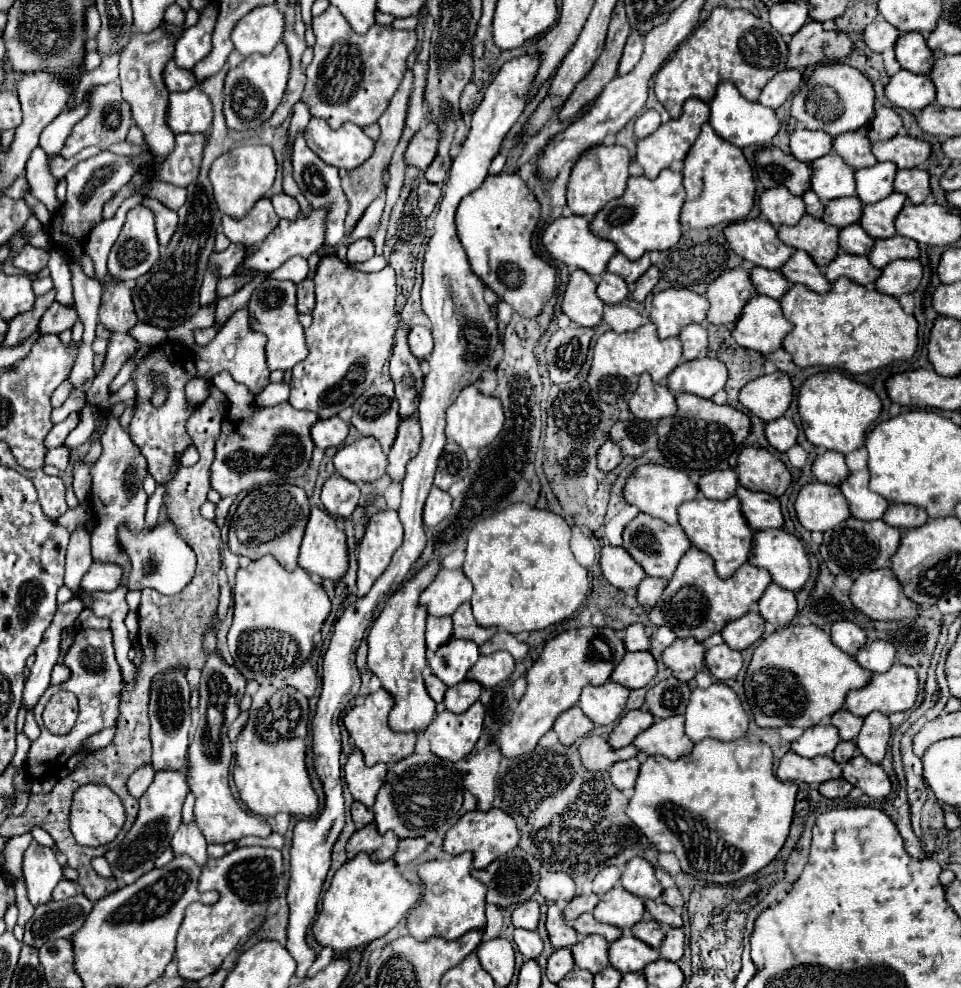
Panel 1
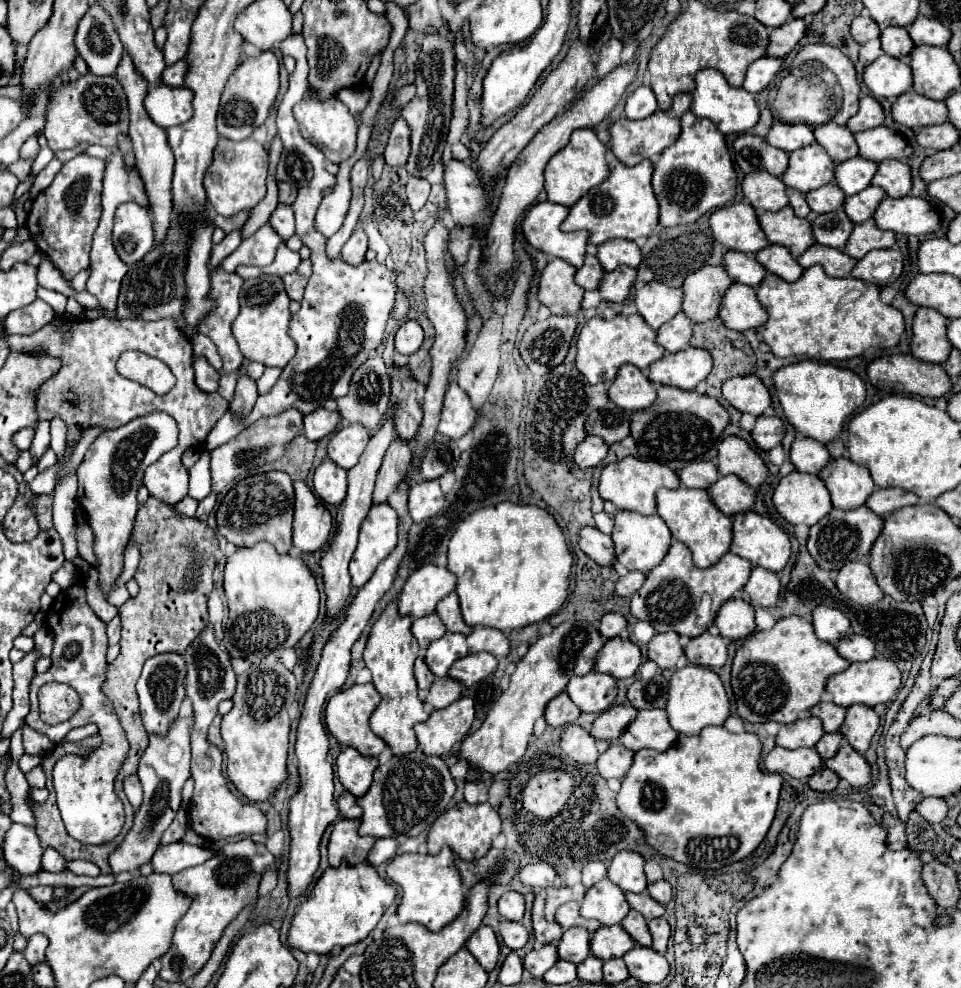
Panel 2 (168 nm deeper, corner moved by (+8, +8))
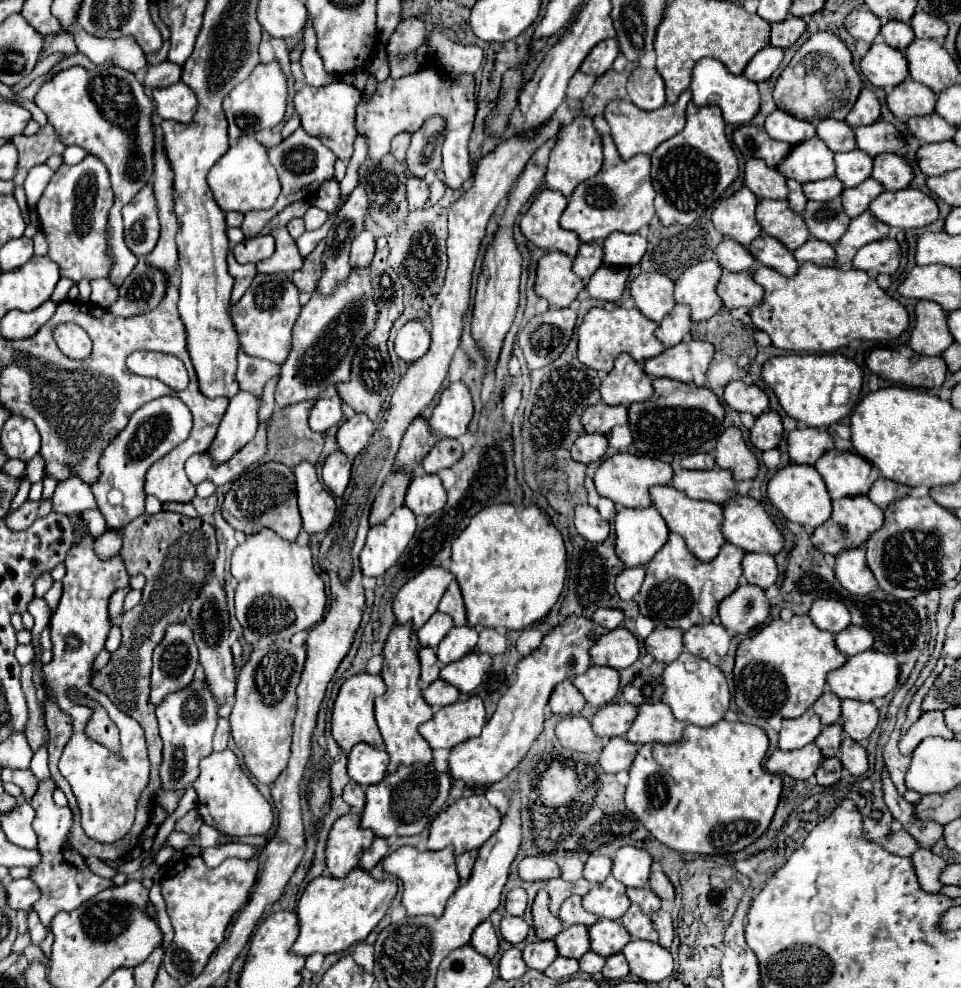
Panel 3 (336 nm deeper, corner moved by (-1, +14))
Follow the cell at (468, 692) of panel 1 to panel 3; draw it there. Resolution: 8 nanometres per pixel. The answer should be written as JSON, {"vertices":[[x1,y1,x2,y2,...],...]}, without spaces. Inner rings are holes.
{"vertices":[[443,678,435,680,433,684,429,684,423,690,423,698,427,700,429,706,449,706,453,702,457,702,461,696,461,692,455,686,449,686]]}

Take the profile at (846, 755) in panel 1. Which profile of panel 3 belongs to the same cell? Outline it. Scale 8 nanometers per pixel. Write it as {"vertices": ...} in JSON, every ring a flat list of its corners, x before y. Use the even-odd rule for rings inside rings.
{"vertices":[[831,724,831,726,823,728,823,732,815,740,815,744,821,748,821,752,823,752,825,758,837,756,839,754,839,748,841,748,841,742,843,742,841,724]]}

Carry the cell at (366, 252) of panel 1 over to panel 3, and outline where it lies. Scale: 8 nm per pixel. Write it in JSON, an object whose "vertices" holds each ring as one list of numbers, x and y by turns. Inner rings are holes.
{"vertices":[[363,230,359,236,355,236,351,244,351,266,365,268,371,264,375,254,375,238,369,230]]}

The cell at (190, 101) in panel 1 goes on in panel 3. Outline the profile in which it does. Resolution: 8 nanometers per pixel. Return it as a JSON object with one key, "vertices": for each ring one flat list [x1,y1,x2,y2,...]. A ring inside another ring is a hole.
{"vertices":[[177,82,169,88,155,88,153,90,153,102,157,106,157,114,165,120,177,120,177,122,191,122,197,110,197,96,189,86,183,82]]}

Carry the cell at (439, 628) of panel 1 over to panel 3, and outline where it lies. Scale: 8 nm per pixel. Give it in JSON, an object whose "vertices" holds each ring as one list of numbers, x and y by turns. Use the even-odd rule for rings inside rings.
{"vertices":[[435,612,429,622,417,630,417,638,419,638,419,644,425,648,437,648,437,644,443,640,443,636,453,628,453,620,449,618,449,614,443,614,443,612]]}

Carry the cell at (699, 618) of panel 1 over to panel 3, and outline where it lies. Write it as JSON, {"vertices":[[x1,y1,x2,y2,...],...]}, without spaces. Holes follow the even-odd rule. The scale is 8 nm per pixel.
{"vertices":[[669,534,667,544,661,548,661,552,649,562,647,566,647,576,639,592,639,610,643,616,651,618,657,628,681,628,683,632,689,630,693,624,707,624,711,618,703,618,697,610,699,596,705,588,705,584,711,584,711,594,715,602,719,604,723,598,735,592,739,586,739,578,743,574,741,570,741,558,745,552,733,544,725,544,719,552,719,556,711,562,701,562,695,558,689,548,685,546,685,540,677,534]]}

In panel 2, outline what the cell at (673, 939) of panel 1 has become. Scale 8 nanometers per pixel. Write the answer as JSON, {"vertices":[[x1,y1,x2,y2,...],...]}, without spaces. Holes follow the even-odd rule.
{"vertices":[[654,918,654,920,648,920,648,928,650,928,650,934,652,934,652,948,660,954,666,952,666,944,668,944,668,938,670,938,670,926,666,922,666,918]]}

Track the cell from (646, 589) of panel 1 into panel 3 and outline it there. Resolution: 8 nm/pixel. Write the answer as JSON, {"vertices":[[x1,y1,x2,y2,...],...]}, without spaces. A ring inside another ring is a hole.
{"vertices":[[637,566,637,568,625,568,617,582,615,582,615,588,617,588,617,594,621,600,631,600,639,588,641,588,641,582,645,578,645,568,643,566]]}

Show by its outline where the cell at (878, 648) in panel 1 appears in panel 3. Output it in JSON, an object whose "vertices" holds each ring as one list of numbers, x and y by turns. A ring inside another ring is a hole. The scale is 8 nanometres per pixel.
{"vertices":[[849,626,849,628,845,628,843,632,839,632,835,636,835,644,845,656,855,656,855,654,861,654,861,652,873,648,871,634,863,626]]}

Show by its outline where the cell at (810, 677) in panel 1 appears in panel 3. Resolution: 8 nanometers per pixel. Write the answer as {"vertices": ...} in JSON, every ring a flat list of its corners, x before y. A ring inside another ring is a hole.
{"vertices":[[793,616,789,622,783,622,783,620,773,620,773,622,769,622,765,628,761,628,759,632,755,632,755,634,751,634,751,636,747,636,741,644,739,644,739,648,737,648,737,658,735,658,735,702,737,702,737,706,739,706,739,710,743,712,743,714,747,714,747,716,751,716,751,718,771,718,771,716,781,716,781,718,797,718,797,716,801,716,801,714,805,714,811,706,813,706,813,702,823,694,823,688,825,688,825,678,827,678,827,672,831,672,833,668,839,668,841,664,845,664,847,662,847,656,845,654,841,654,839,650,837,650,837,646,835,646,835,636,833,634,829,634,829,632,823,632,823,630,819,630,815,624,813,624,813,620,809,618,809,616]]}

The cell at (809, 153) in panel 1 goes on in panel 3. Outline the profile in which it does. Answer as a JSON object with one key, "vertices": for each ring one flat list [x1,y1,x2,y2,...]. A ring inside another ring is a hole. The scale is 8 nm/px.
{"vertices":[[775,110,769,114,769,118,765,120,765,130,771,138,789,142,793,146,815,136,815,124,813,122,797,120,783,110]]}

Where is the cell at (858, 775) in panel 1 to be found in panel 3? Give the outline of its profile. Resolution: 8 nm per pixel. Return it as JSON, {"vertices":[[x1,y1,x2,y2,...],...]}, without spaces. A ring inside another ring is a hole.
{"vertices":[[845,738,841,744,841,754,839,754,841,764,853,774,853,776,863,776,869,770,869,760,867,760,867,750,859,744,853,742,851,738]]}

